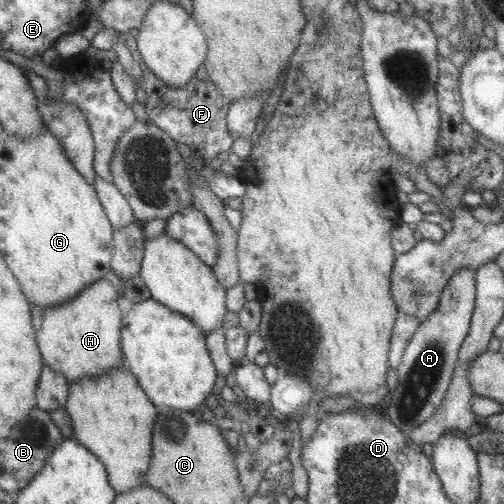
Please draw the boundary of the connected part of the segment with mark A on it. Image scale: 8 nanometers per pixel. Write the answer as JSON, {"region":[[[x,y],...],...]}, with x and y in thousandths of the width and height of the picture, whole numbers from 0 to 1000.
{"region":[[[917,530],[907,538],[879,571],[867,611],[831,641],[823,661],[815,665],[796,720],[786,732],[792,758],[770,780],[766,798],[754,812],[756,819],[802,861],[810,861],[839,833],[847,833],[875,798],[907,724],[915,681],[931,655],[944,579],[942,534]]]}

